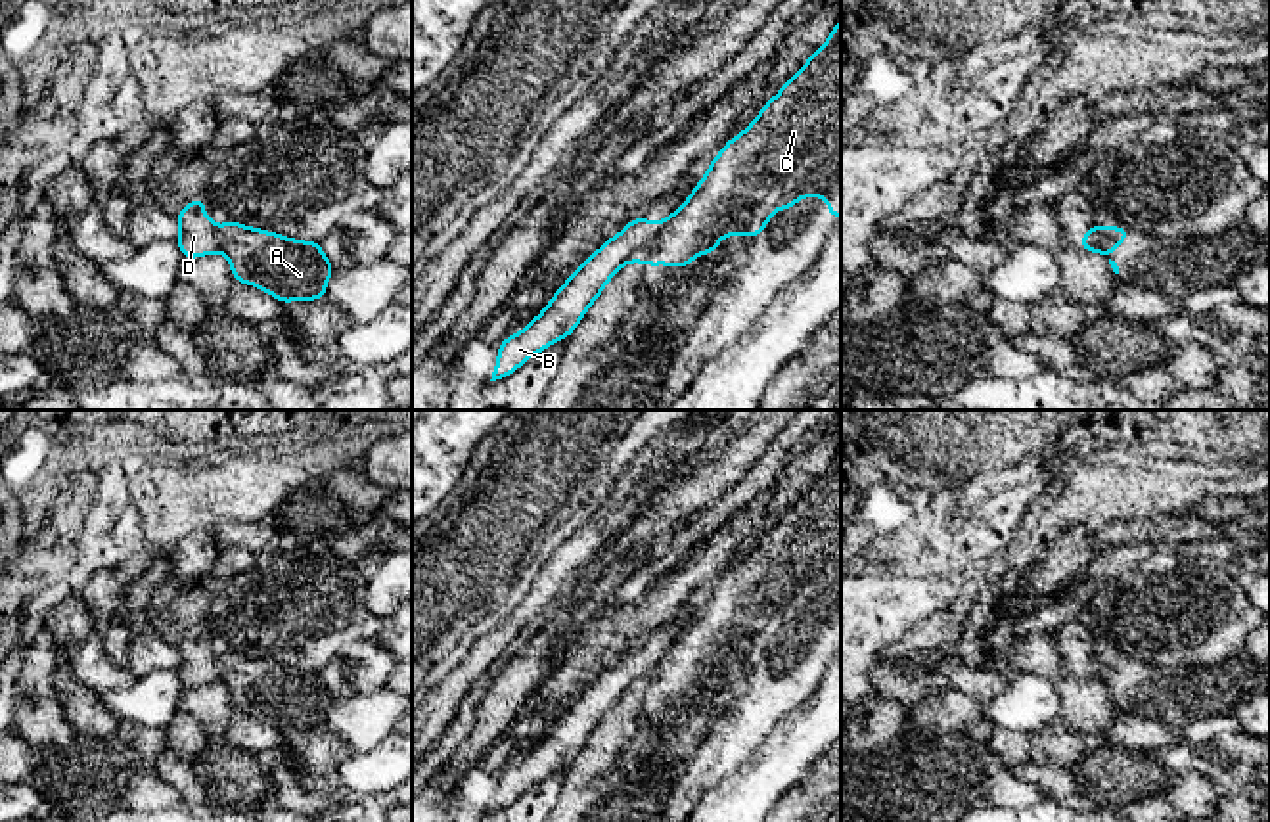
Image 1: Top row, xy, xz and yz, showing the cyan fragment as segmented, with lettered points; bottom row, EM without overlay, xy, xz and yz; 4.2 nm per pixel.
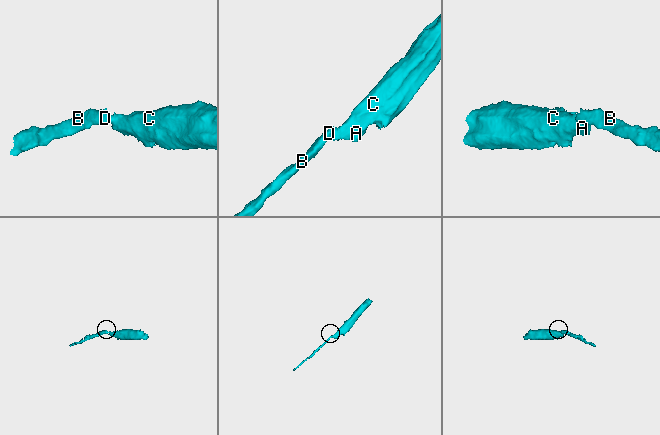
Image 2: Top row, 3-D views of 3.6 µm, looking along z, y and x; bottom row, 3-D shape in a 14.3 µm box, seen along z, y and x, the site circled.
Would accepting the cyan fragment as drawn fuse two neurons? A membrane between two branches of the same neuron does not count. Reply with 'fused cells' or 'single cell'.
fused cells

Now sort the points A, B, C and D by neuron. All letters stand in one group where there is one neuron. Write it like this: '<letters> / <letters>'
A C / B D

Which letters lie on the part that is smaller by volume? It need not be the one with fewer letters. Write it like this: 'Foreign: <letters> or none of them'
Foreign: B, D

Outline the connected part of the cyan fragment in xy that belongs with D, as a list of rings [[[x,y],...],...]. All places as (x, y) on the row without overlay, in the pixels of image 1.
[[[201,627],[192,628],[180,642],[180,665],[174,673],[182,678],[186,690],[201,684],[220,682],[220,665],[216,653],[205,644]]]

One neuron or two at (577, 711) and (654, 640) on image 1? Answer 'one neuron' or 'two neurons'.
one neuron

